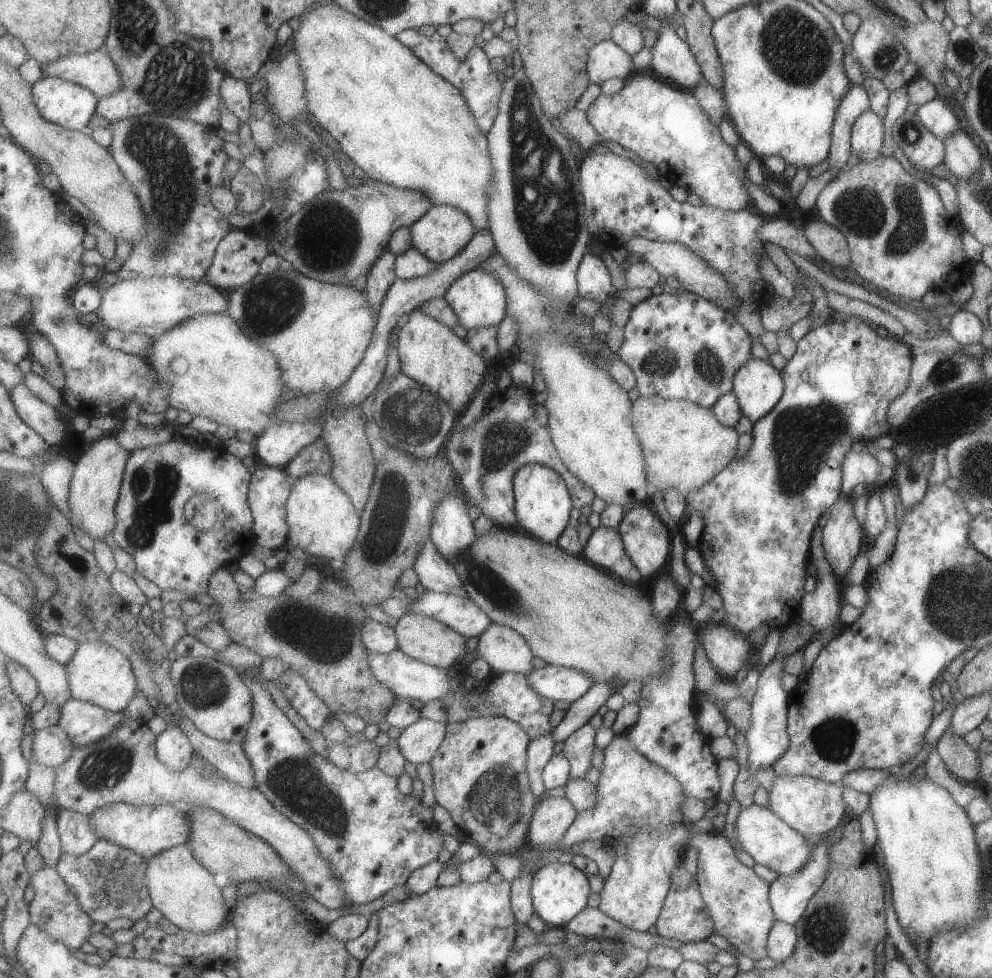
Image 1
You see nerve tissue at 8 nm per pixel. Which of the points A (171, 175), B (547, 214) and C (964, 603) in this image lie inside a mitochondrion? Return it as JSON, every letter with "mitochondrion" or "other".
{"A":"mitochondrion","B":"mitochondrion","C":"mitochondrion"}

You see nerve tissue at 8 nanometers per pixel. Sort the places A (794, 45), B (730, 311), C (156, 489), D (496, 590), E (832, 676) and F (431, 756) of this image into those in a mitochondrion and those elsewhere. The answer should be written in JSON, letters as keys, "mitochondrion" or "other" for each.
{"A":"mitochondrion","B":"other","C":"mitochondrion","D":"mitochondrion","E":"other","F":"other"}

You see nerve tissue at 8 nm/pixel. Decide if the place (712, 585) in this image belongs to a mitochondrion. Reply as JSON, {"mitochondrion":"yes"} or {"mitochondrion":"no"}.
{"mitochondrion":"no"}

